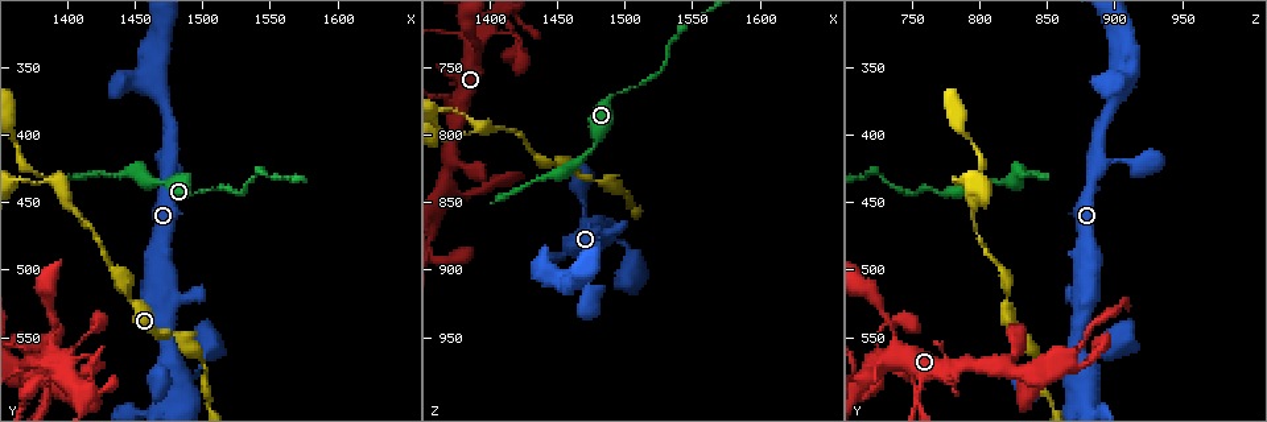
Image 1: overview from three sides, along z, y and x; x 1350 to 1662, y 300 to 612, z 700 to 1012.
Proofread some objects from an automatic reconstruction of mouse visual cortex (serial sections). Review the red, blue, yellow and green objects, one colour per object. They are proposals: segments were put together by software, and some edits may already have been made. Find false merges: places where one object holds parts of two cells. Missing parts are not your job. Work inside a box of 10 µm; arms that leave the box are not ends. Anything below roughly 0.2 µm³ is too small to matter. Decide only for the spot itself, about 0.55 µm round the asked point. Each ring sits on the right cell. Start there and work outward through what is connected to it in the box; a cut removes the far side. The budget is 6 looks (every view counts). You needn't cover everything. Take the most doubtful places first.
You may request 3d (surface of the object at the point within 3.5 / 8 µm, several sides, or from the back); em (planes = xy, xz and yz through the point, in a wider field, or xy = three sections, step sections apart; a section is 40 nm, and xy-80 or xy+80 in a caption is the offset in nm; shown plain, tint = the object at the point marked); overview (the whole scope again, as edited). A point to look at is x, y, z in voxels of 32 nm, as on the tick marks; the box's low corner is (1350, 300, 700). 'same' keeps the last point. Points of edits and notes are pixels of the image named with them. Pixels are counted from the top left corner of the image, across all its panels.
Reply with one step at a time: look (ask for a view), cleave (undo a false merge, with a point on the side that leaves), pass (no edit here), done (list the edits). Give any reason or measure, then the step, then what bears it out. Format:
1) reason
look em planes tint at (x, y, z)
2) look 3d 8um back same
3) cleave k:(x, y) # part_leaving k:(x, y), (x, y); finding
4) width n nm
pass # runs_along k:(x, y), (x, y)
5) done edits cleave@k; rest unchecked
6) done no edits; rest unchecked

branch point
look 3d 3.5um at (1392, 436, 794)

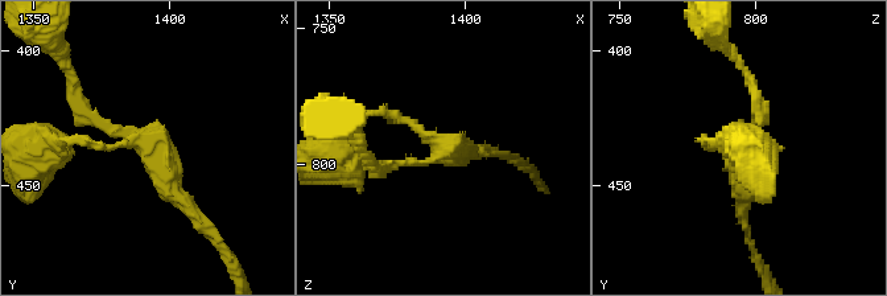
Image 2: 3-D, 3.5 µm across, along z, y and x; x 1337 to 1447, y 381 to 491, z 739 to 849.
arms 3; arm_widths 100, 150, 200 nm; shape alone is not enough
look em xy step 1 tint at (1390, 433, 796)

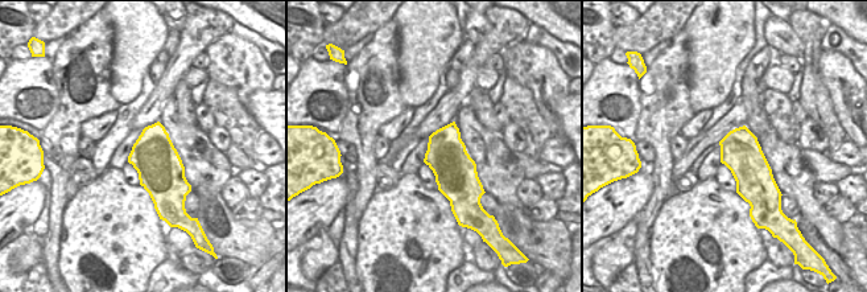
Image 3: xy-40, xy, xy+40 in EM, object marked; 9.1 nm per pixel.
look em xy step 5 tint same

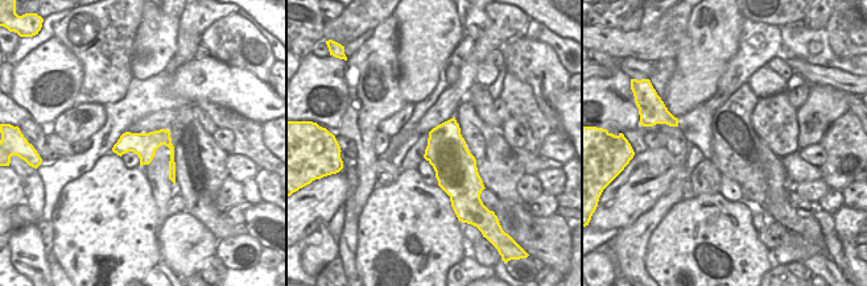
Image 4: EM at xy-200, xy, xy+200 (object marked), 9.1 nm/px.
pass # runs_along 2:(194, 216), (137, 135), (73, 98); one cell here

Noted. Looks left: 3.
thin arm on a thick one
look 3d 3.5um back at (1478, 576, 874)

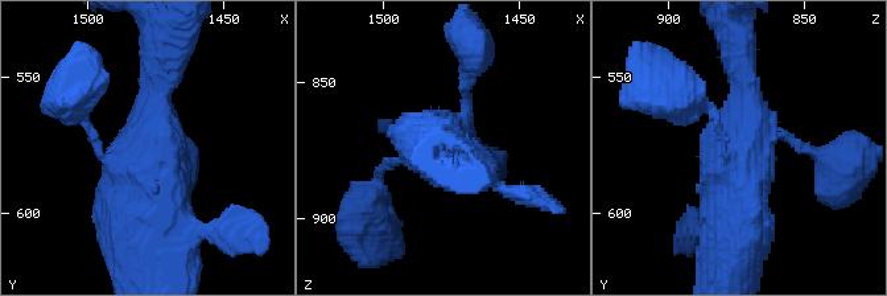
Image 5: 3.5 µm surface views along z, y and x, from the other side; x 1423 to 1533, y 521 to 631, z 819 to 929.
now the EM
look em xy step 3 tint at (1479, 574, 871)

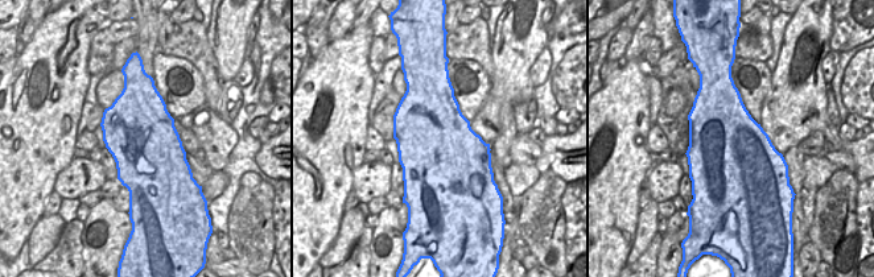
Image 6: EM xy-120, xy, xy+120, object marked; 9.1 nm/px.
pass # runs_along 5:(454, 146), (427, 142), (382, 176); one cell here

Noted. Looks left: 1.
done no edits; rest unchecked

